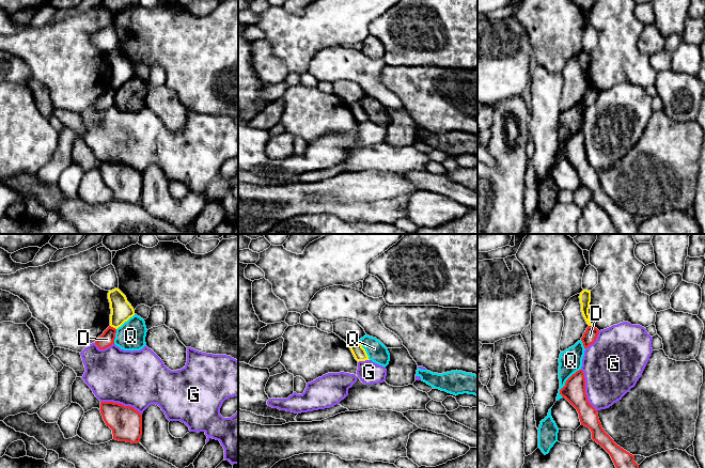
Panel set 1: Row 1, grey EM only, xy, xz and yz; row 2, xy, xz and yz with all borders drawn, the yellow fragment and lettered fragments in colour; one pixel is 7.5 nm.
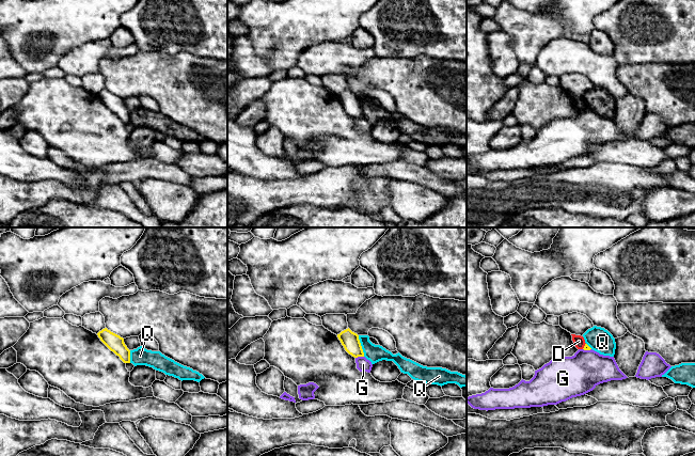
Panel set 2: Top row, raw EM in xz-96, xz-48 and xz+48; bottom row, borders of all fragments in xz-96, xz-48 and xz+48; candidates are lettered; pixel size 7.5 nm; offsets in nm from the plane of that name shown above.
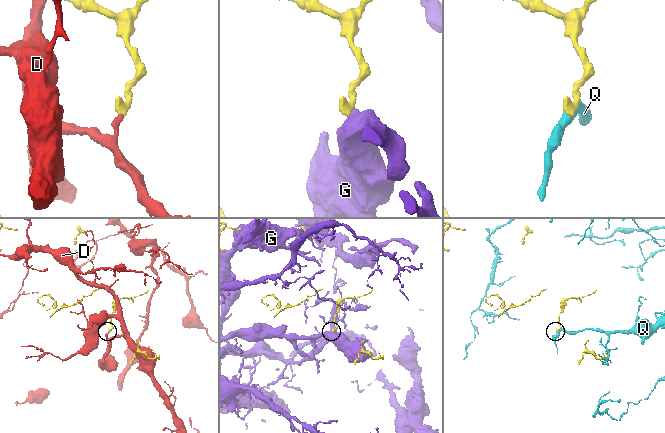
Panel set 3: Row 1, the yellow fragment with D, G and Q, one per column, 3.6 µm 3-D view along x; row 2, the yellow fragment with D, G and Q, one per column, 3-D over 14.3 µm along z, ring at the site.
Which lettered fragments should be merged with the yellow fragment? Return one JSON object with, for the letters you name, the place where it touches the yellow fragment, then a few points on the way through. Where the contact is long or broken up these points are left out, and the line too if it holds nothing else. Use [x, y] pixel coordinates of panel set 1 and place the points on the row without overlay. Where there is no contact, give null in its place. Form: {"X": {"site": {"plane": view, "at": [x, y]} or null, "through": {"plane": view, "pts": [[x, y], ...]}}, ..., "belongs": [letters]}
{"belongs": []}

